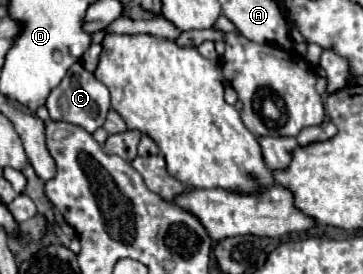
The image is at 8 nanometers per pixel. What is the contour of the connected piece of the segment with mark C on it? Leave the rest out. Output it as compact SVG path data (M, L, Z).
M78 62L78 64L70 66L70 72L66 72L64 80L50 92L46 108L48 108L52 120L70 122L70 124L84 128L86 132L94 132L96 128L100 128L104 124L106 114L110 110L110 92L100 80L96 80L96 76L92 72L88 72L82 66L82 62Z

